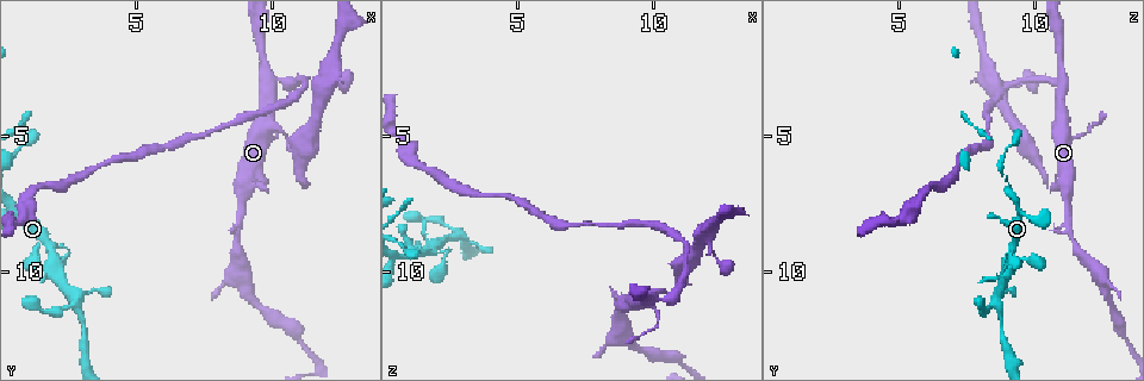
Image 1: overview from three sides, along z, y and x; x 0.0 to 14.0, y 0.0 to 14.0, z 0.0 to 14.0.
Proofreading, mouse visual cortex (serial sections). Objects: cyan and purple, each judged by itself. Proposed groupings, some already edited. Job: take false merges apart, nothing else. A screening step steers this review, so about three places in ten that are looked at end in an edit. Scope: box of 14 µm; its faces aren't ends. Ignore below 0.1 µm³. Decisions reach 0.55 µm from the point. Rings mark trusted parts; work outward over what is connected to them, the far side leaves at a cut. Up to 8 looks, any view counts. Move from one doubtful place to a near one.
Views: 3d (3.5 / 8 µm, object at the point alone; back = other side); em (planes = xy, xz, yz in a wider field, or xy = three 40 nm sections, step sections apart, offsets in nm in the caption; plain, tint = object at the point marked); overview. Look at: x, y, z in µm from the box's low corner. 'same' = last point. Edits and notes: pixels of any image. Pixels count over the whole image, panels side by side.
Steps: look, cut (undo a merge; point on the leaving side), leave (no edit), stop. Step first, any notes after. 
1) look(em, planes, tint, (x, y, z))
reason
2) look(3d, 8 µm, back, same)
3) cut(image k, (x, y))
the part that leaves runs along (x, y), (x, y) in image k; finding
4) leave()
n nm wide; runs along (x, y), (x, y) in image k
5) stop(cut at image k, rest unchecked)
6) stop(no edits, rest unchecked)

look(3d, 3.5 µm, back, (2.1, 9.0, 9.3))
abrupt turn

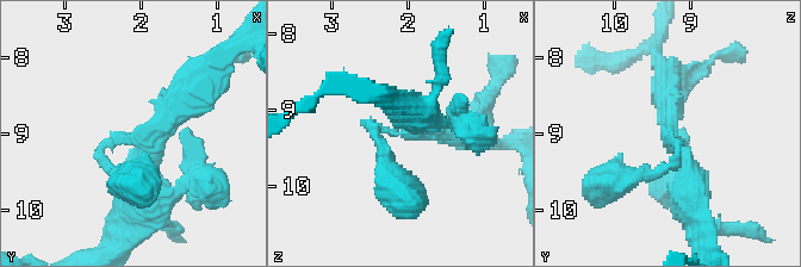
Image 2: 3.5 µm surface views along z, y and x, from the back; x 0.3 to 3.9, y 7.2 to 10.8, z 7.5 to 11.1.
look(em, xy, step 5, tint, (2.15, 9.05, 9.30))
3 arms; arms of 150, 300, 400 nm; shape alone is not enough

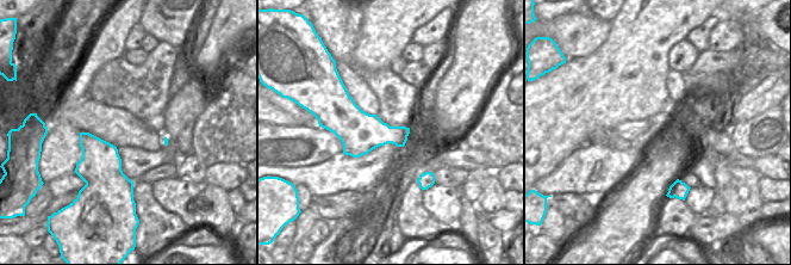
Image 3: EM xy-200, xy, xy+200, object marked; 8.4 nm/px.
leave()
340 nm wide; runs along (192, 93), (116, 177) in image 2; continuous, no second cell

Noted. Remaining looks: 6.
look(3d, 3.5 µm, (2.7, 11.2, 8.7))
abrupt turn

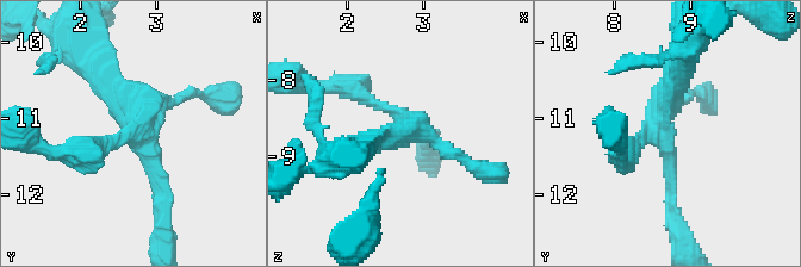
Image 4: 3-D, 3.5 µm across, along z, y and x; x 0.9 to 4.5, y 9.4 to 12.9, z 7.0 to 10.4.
look(em, planes, tint, (2.80, 11.10, 8.60))

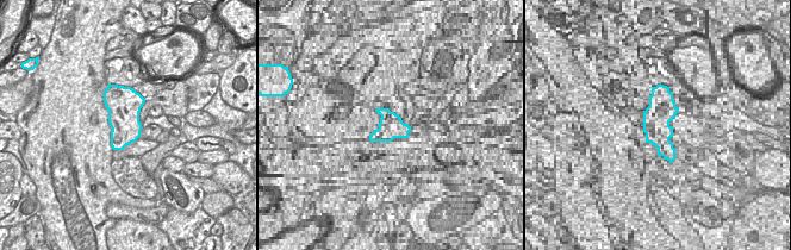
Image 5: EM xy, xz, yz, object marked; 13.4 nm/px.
leave()
runs along (93, 68), (141, 112), (163, 199) in image 4; all the same cell

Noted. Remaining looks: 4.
look(3d, 3.5 µm, (9.8, 3.1, 10.9))
thick turns thin

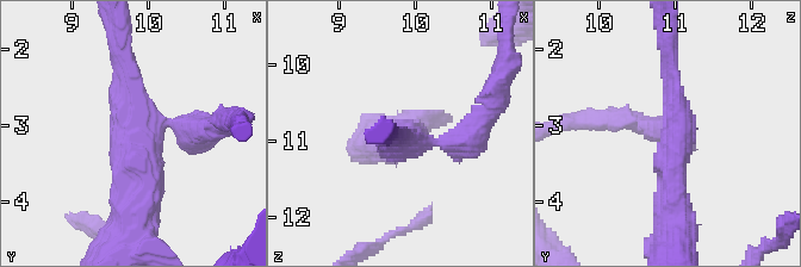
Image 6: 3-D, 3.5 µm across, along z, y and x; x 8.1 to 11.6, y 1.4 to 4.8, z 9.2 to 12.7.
look(em, xy, step 2, plain, (9.90, 3.15, 11.00))
3 arms; arms of 250, 350, 400 nm

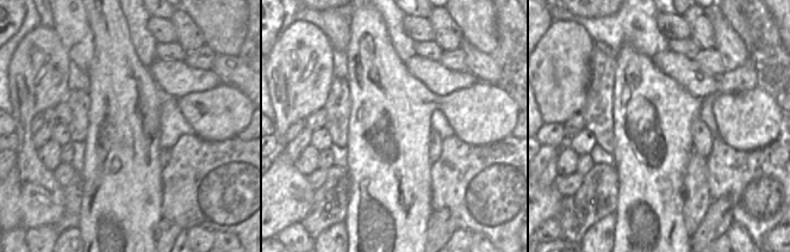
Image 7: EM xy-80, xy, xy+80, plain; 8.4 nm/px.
look(em, xy, step 2, tint, same)
with the object marked

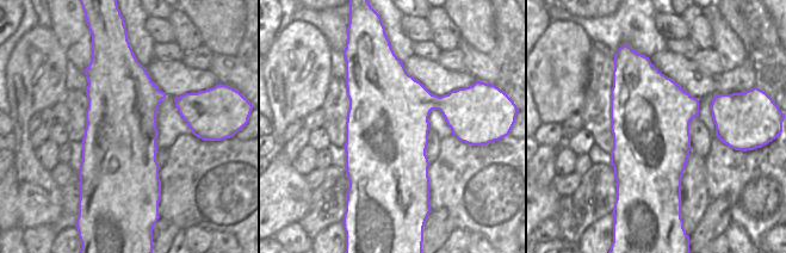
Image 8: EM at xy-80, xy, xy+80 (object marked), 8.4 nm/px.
cut(image 6, (474, 140))
the part that leaves runs along (434, 142), (492, 109), (508, 66) in image 6; a second cell is stuck on

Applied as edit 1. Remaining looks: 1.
stop(cut at image 6, rest unchecked)

